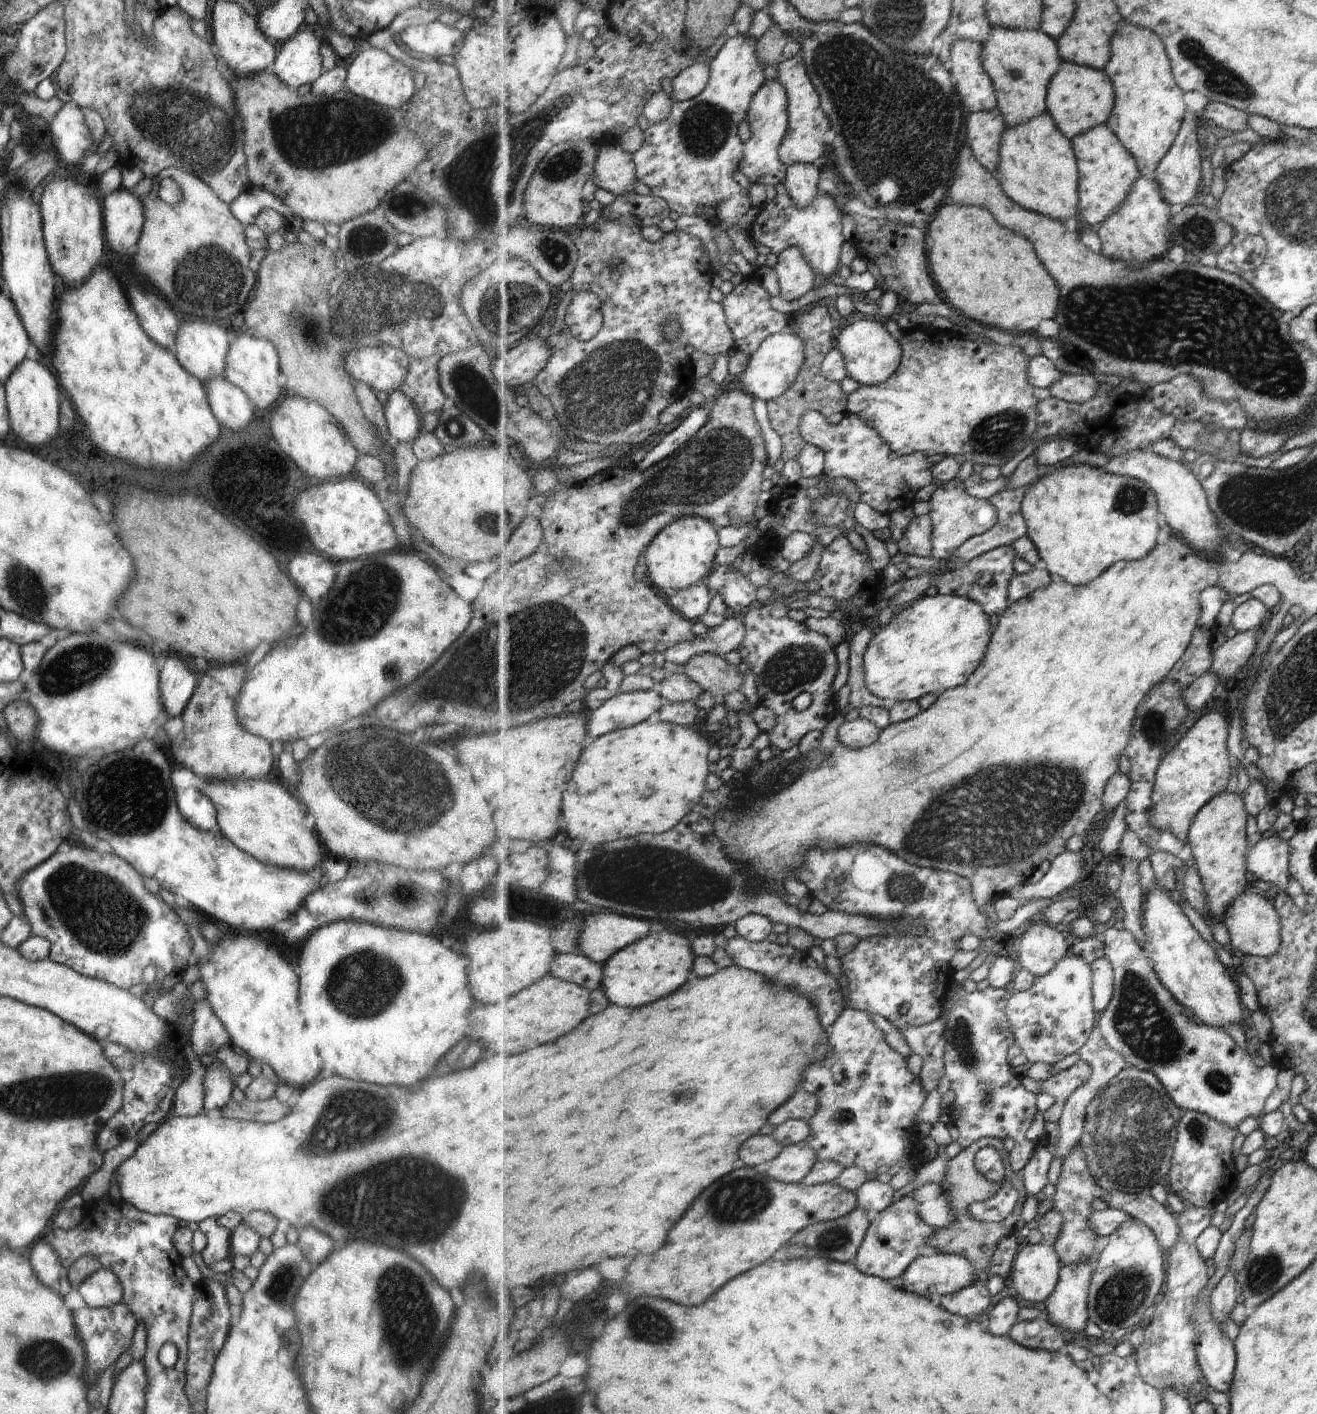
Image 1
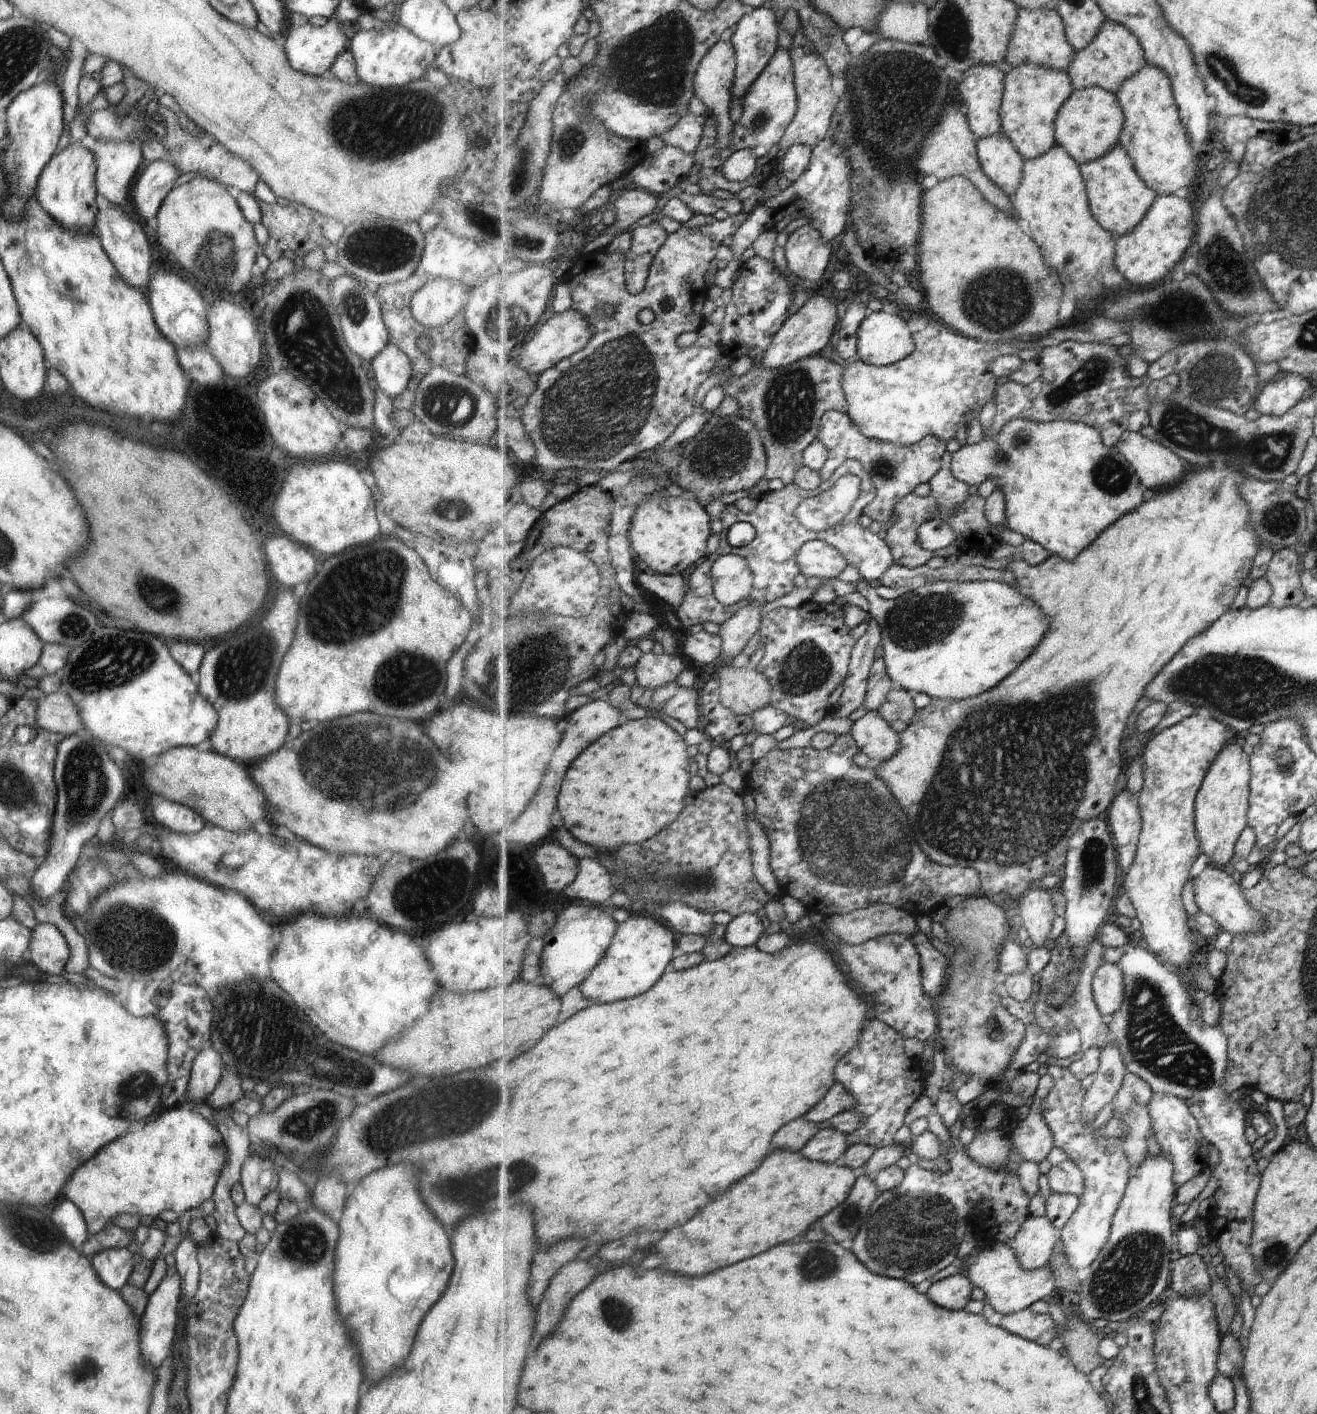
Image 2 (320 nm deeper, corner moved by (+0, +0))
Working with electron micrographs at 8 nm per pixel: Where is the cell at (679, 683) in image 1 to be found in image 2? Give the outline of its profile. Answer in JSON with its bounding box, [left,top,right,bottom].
[634,653,689,689]

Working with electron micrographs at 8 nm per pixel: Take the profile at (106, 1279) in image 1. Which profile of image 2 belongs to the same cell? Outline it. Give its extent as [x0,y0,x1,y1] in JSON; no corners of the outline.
[91,1247,137,1291]

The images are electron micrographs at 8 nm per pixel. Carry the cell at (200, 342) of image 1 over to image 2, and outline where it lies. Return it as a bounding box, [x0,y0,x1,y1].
[146,260,209,348]

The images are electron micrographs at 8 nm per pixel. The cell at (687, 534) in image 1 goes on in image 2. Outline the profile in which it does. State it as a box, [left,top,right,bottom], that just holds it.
[630,491,713,575]

